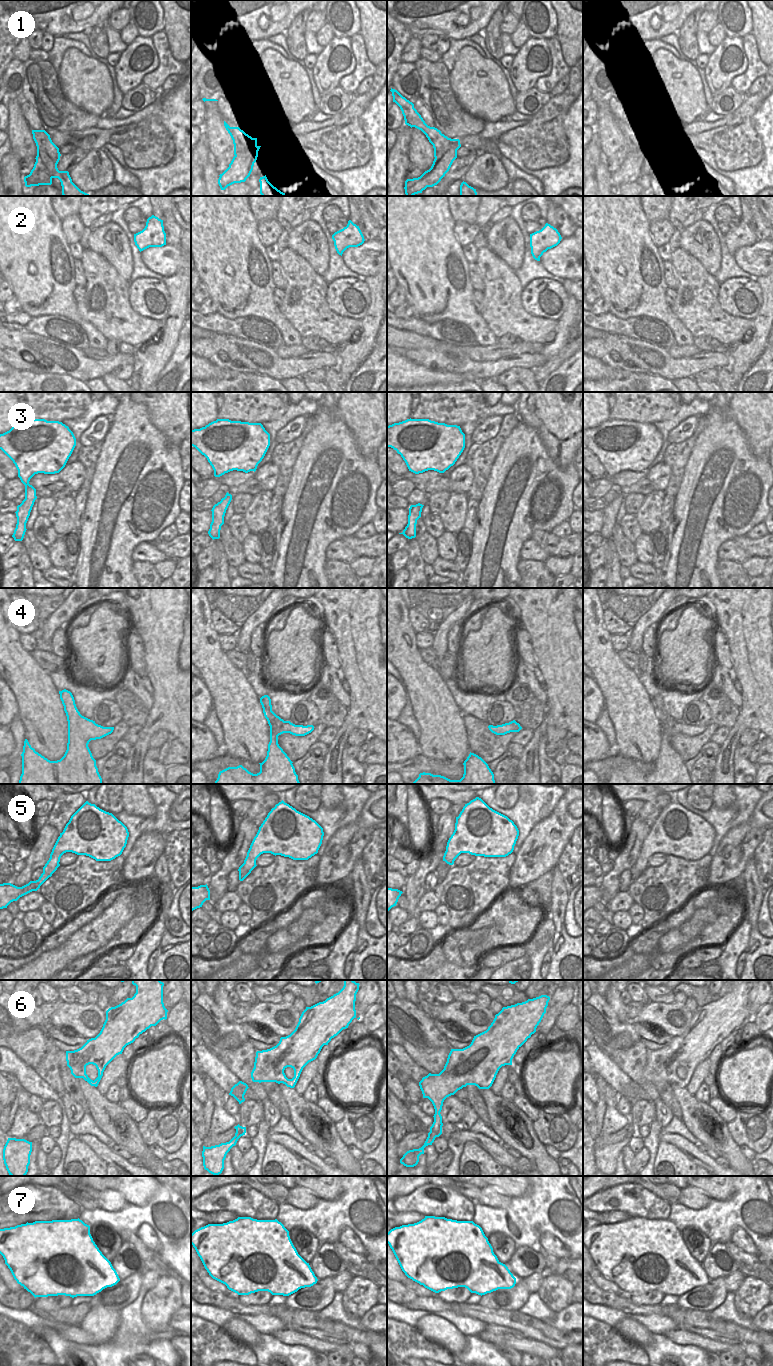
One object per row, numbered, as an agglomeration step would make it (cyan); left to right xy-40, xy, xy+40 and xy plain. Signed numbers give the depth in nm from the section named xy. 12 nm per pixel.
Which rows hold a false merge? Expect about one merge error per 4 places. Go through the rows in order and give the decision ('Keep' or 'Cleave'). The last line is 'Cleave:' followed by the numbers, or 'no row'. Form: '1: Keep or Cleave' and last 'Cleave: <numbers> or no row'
1: Cleave
2: Keep
3: Keep
4: Keep
5: Keep
6: Keep
7: Keep
Cleave: 1

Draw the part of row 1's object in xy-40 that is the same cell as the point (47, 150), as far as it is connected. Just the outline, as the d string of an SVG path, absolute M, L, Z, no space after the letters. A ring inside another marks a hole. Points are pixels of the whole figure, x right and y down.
M32 130L33 139L38 149L38 155L46 163L52 178L58 178L62 186L63 196L89 196L81 191L73 182L68 171L59 171L57 164L61 154L59 148L52 142L45 130Z

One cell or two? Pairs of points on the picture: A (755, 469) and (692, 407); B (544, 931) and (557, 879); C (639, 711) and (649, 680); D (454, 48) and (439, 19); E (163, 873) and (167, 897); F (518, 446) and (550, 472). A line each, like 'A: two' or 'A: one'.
A: two
B: two
C: two
D: two
E: one
F: one

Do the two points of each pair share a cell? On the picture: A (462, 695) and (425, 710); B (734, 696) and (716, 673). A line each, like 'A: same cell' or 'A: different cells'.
A: different cells
B: same cell

